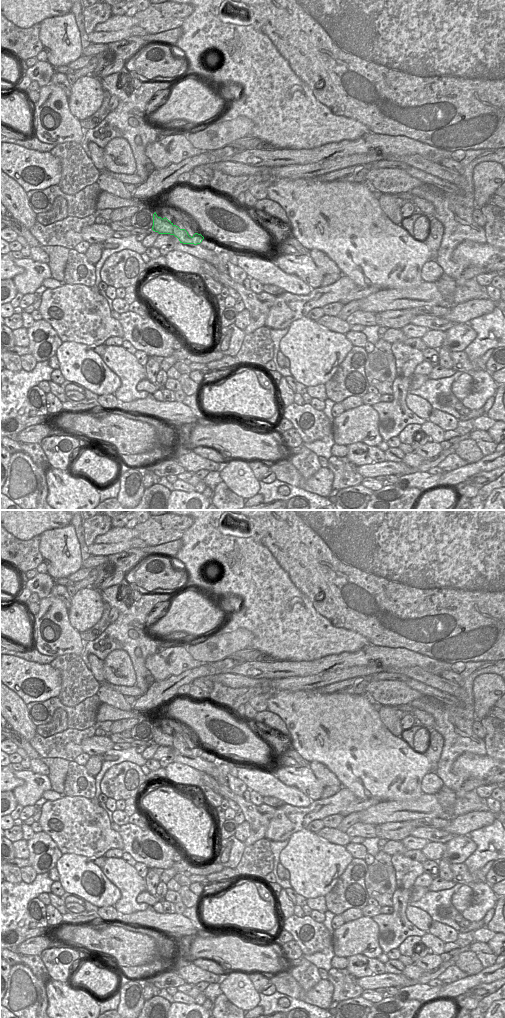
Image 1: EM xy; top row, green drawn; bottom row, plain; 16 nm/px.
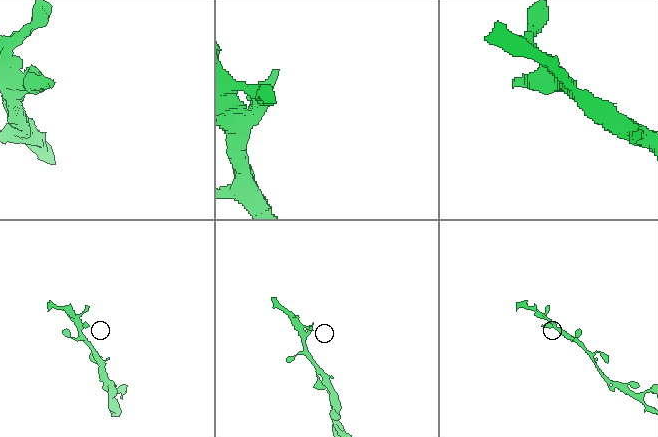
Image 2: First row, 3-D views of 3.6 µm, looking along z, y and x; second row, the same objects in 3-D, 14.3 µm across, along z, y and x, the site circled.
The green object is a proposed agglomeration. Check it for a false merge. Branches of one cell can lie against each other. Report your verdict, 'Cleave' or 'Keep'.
Keep

